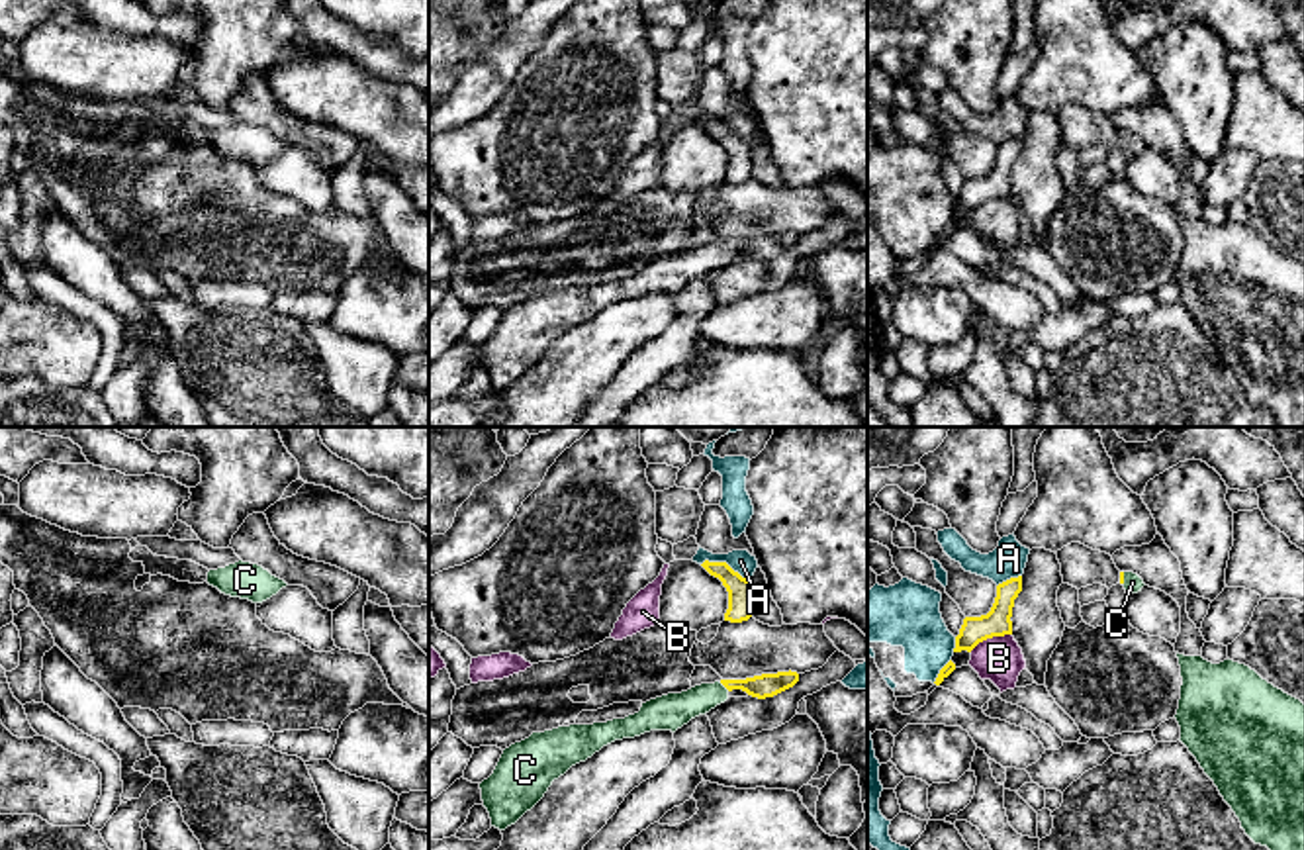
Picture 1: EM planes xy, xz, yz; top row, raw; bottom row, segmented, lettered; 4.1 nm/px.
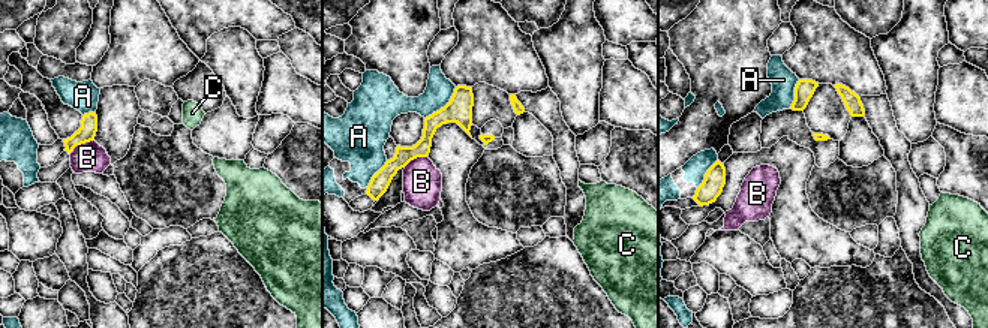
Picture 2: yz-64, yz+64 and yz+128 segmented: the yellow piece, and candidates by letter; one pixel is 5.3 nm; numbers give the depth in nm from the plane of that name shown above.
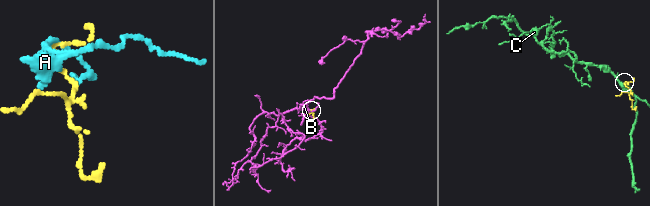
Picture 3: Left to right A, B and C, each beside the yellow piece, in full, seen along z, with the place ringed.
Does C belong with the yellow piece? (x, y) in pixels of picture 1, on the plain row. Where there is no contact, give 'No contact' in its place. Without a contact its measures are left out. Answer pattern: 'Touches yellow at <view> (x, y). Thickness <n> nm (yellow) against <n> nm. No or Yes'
Touches yellow at xz (725, 247). Thickness 100 nm (yellow) against 150 nm. Yes

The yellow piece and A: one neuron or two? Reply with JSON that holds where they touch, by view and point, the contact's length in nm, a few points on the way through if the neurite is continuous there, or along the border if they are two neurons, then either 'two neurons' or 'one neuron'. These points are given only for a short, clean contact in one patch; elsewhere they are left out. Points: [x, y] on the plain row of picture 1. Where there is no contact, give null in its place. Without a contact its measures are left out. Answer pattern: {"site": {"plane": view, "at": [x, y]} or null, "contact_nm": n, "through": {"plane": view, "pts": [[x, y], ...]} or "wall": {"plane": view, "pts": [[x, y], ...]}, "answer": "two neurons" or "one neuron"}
{"site": {"plane": "xz", "at": [725, 124]}, "contact_nm": 220, "answer": "two neurons"}

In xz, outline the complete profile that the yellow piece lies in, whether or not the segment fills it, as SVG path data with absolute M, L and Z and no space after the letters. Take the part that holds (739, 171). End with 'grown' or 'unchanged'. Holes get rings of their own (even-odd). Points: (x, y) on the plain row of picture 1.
M726 123L701 125L711 137L719 139L728 153L724 182L742 184L752 178L750 143L734 133Z | unchanged

